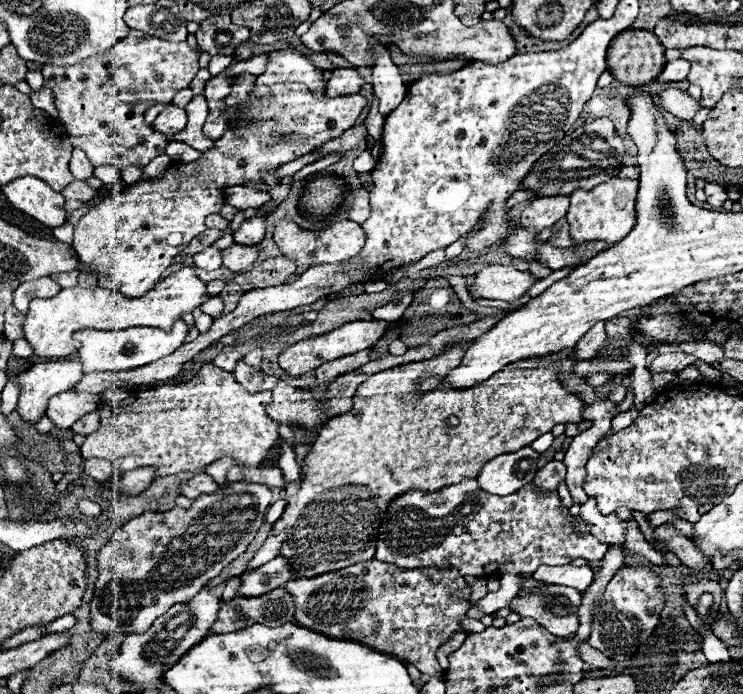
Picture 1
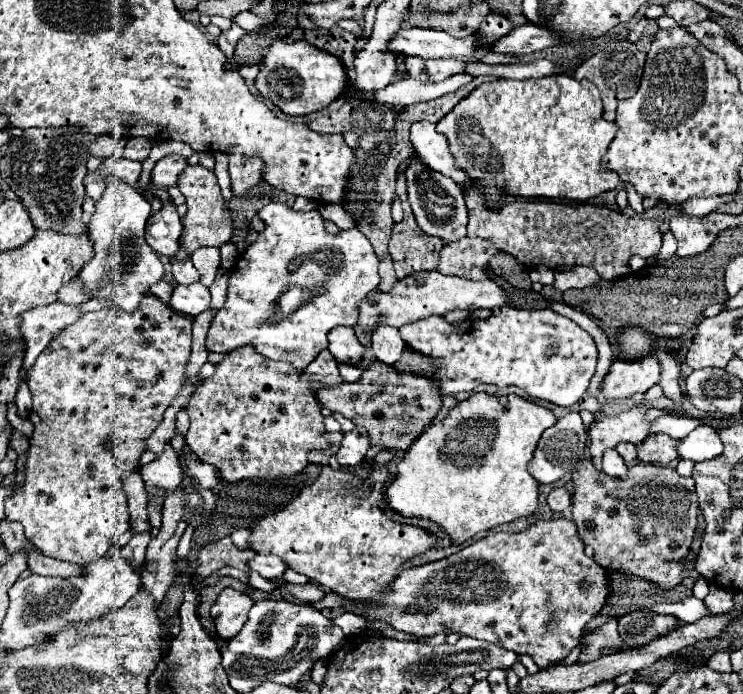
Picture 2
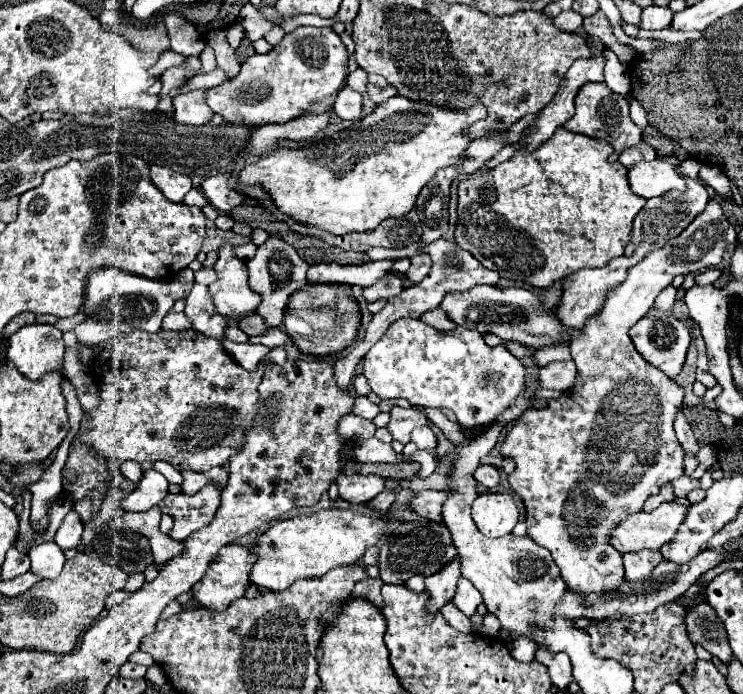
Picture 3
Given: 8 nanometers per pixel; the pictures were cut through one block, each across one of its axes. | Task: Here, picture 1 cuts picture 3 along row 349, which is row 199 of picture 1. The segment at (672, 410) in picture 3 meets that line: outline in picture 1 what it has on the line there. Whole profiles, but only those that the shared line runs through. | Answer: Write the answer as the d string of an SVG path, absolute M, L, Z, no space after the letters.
M610 178L608 182L602 182L592 190L576 190L570 196L570 208L566 214L572 238L580 244L592 240L604 240L608 244L614 244L616 240L622 240L622 236L626 236L636 222L634 214L636 194L638 194L638 180L620 180L620 178Z

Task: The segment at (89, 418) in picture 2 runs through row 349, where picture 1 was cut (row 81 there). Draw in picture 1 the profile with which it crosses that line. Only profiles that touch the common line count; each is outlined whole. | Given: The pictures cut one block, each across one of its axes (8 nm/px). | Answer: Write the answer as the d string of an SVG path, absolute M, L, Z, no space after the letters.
M130 30L128 36L116 42L108 52L96 54L82 64L74 66L42 66L42 76L48 88L54 92L56 108L60 114L60 122L64 124L70 142L76 148L82 148L94 166L114 164L120 170L128 166L146 166L156 156L164 154L168 138L158 134L148 126L142 118L144 112L158 104L170 104L178 90L190 86L192 78L198 72L198 50L192 50L186 42L166 42L154 36L148 36L140 30Z

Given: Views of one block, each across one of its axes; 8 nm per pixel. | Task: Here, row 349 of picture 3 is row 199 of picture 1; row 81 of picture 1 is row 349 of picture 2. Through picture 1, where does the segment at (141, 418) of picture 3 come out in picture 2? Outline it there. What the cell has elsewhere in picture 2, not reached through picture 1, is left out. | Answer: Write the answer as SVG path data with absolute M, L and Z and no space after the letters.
M252 346L228 352L216 366L216 372L190 398L186 444L202 462L214 464L228 482L302 472L308 452L328 448L330 444L322 438L324 416L320 414L320 402L310 384L298 380L296 374L300 372L266 360Z

